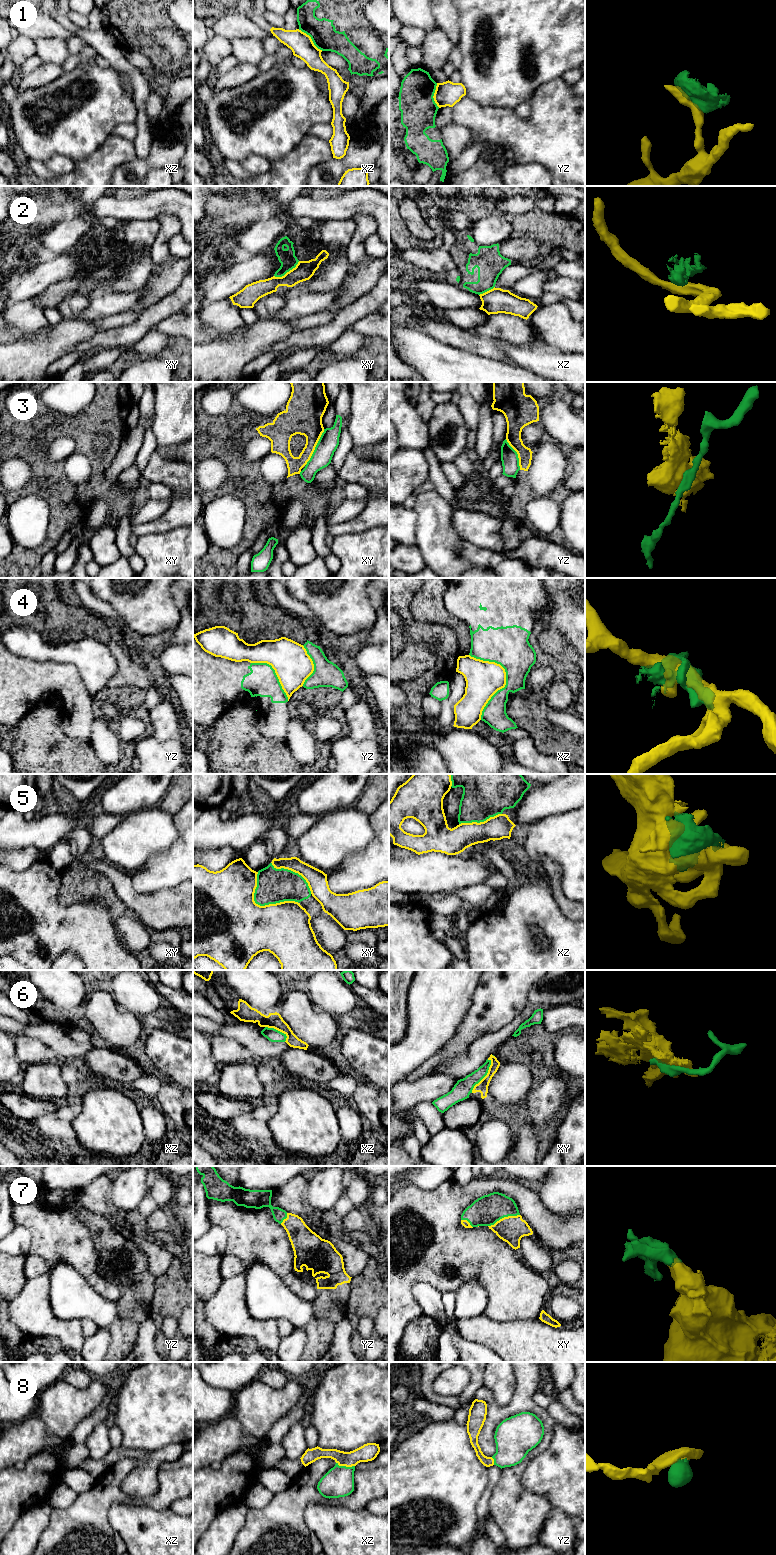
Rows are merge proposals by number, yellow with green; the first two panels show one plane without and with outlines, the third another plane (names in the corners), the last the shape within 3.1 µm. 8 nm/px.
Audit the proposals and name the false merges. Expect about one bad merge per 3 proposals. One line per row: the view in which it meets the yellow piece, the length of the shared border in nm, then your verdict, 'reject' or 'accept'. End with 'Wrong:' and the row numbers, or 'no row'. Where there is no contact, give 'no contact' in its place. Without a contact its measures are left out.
1: xz | 260 nm | reject
2: xy | 240 nm | reject
3: xy | 320 nm | reject
4: xz | 550 nm | reject
5: xy | 420 nm | reject
6: xy | 320 nm | reject
7: xy | 280 nm | accept
8: xz | 160 nm | accept
Wrong: 1, 2, 3, 4, 5, 6

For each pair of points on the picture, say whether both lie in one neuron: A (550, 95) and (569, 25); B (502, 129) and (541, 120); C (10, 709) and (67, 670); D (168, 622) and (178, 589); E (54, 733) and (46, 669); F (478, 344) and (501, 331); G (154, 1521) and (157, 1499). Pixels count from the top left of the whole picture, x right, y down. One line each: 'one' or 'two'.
A: two
B: one
C: one
D: two
E: two
F: two
G: two

